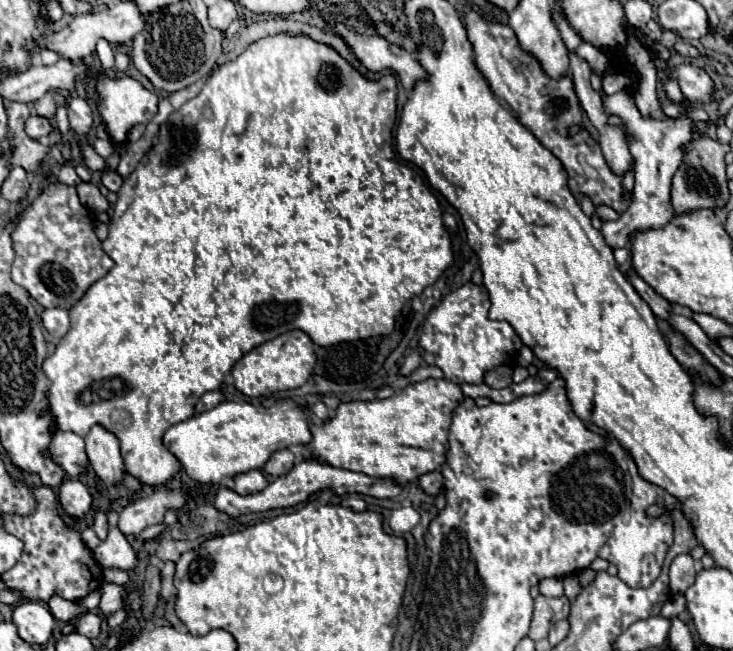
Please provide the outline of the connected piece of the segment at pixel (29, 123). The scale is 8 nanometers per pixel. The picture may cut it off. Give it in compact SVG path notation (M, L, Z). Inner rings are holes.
M29 116L25 120L25 132L29 138L41 138L41 136L47 136L51 132L51 124L47 118L43 116Z

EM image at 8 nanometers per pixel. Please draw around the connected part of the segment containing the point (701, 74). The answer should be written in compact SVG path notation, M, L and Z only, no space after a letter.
M691 64L671 66L669 78L679 80L683 96L691 104L707 104L707 102L711 102L711 98L715 94L715 84L709 78L709 74L705 70L701 70L701 68L691 66Z

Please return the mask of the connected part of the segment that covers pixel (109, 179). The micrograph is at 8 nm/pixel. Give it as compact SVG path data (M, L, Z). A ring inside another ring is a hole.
M105 170L105 172L103 172L103 184L105 184L107 190L117 192L117 190L121 188L123 180L121 180L121 176L119 176L117 172L109 172L109 170Z

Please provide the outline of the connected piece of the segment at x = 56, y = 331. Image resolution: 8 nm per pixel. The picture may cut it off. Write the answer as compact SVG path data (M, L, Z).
M51 308L51 310L43 310L41 314L41 320L43 320L43 326L47 328L49 334L57 336L57 340L61 340L69 328L71 328L71 322L69 322L69 312L63 310L63 308Z

